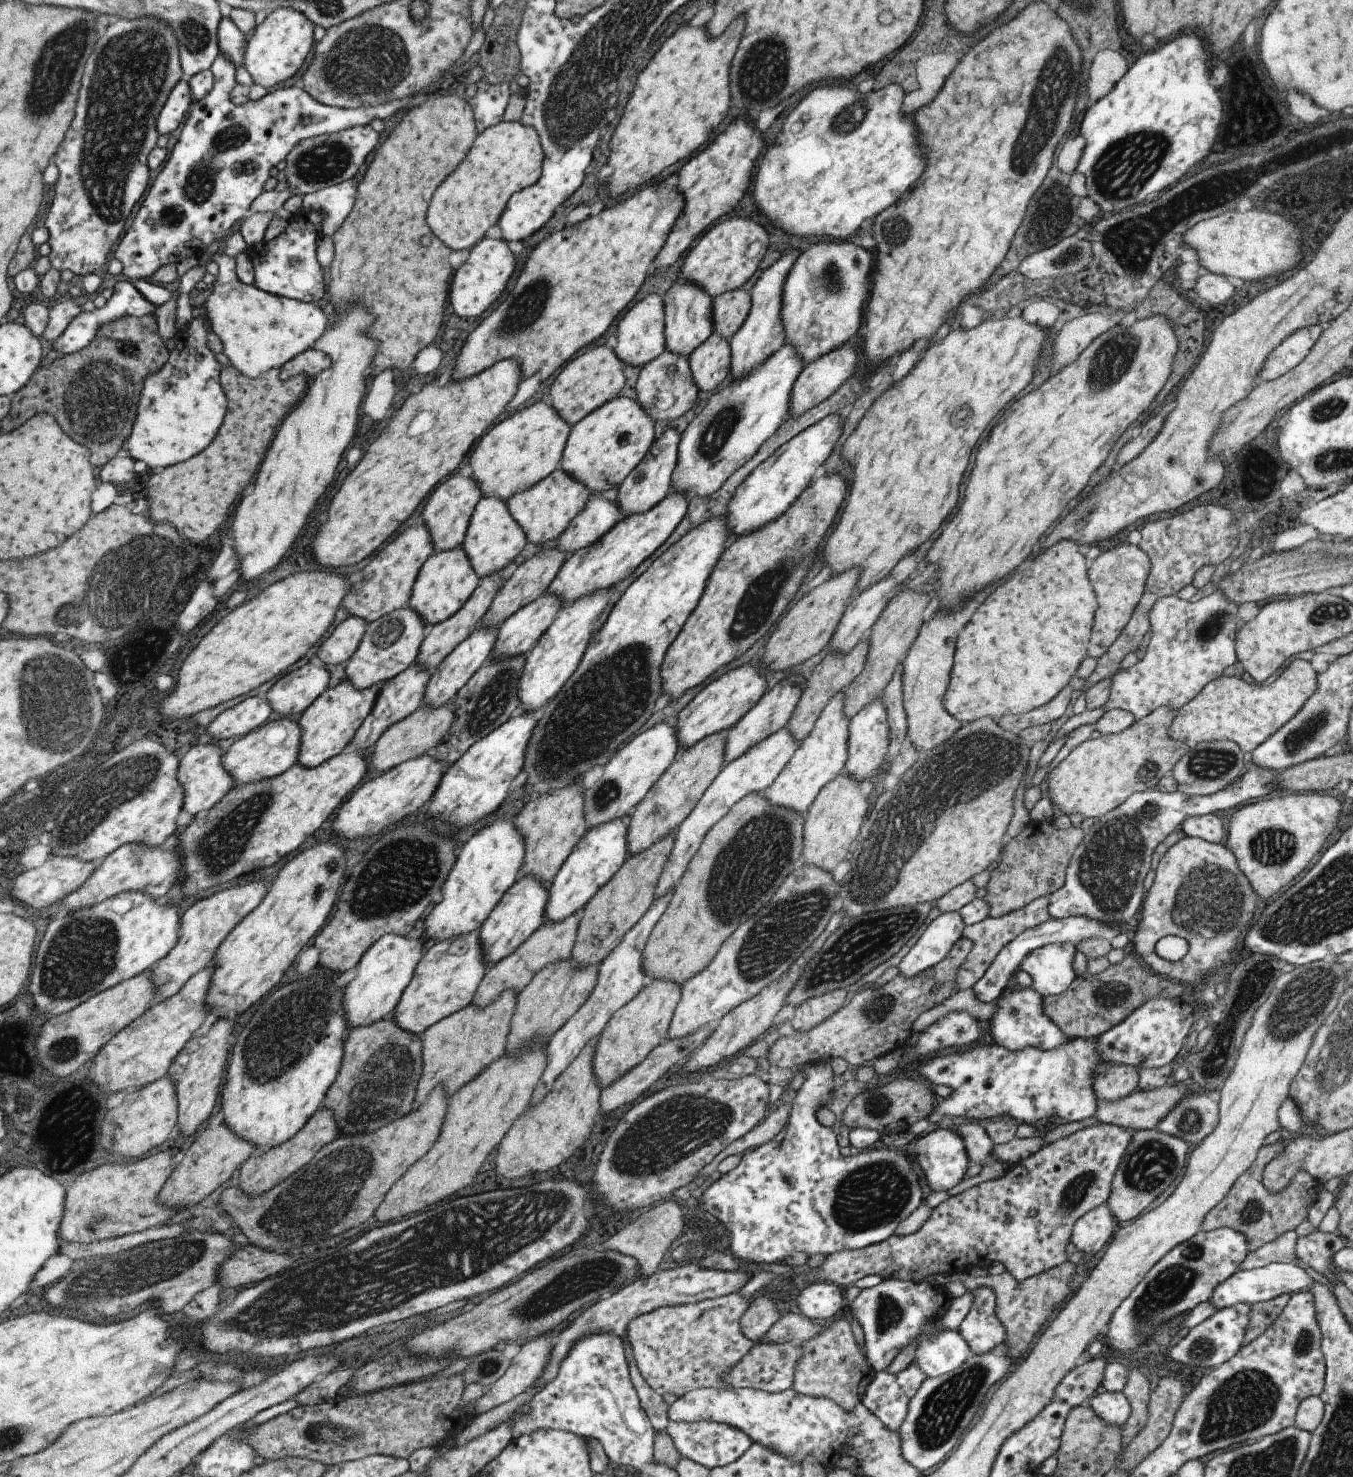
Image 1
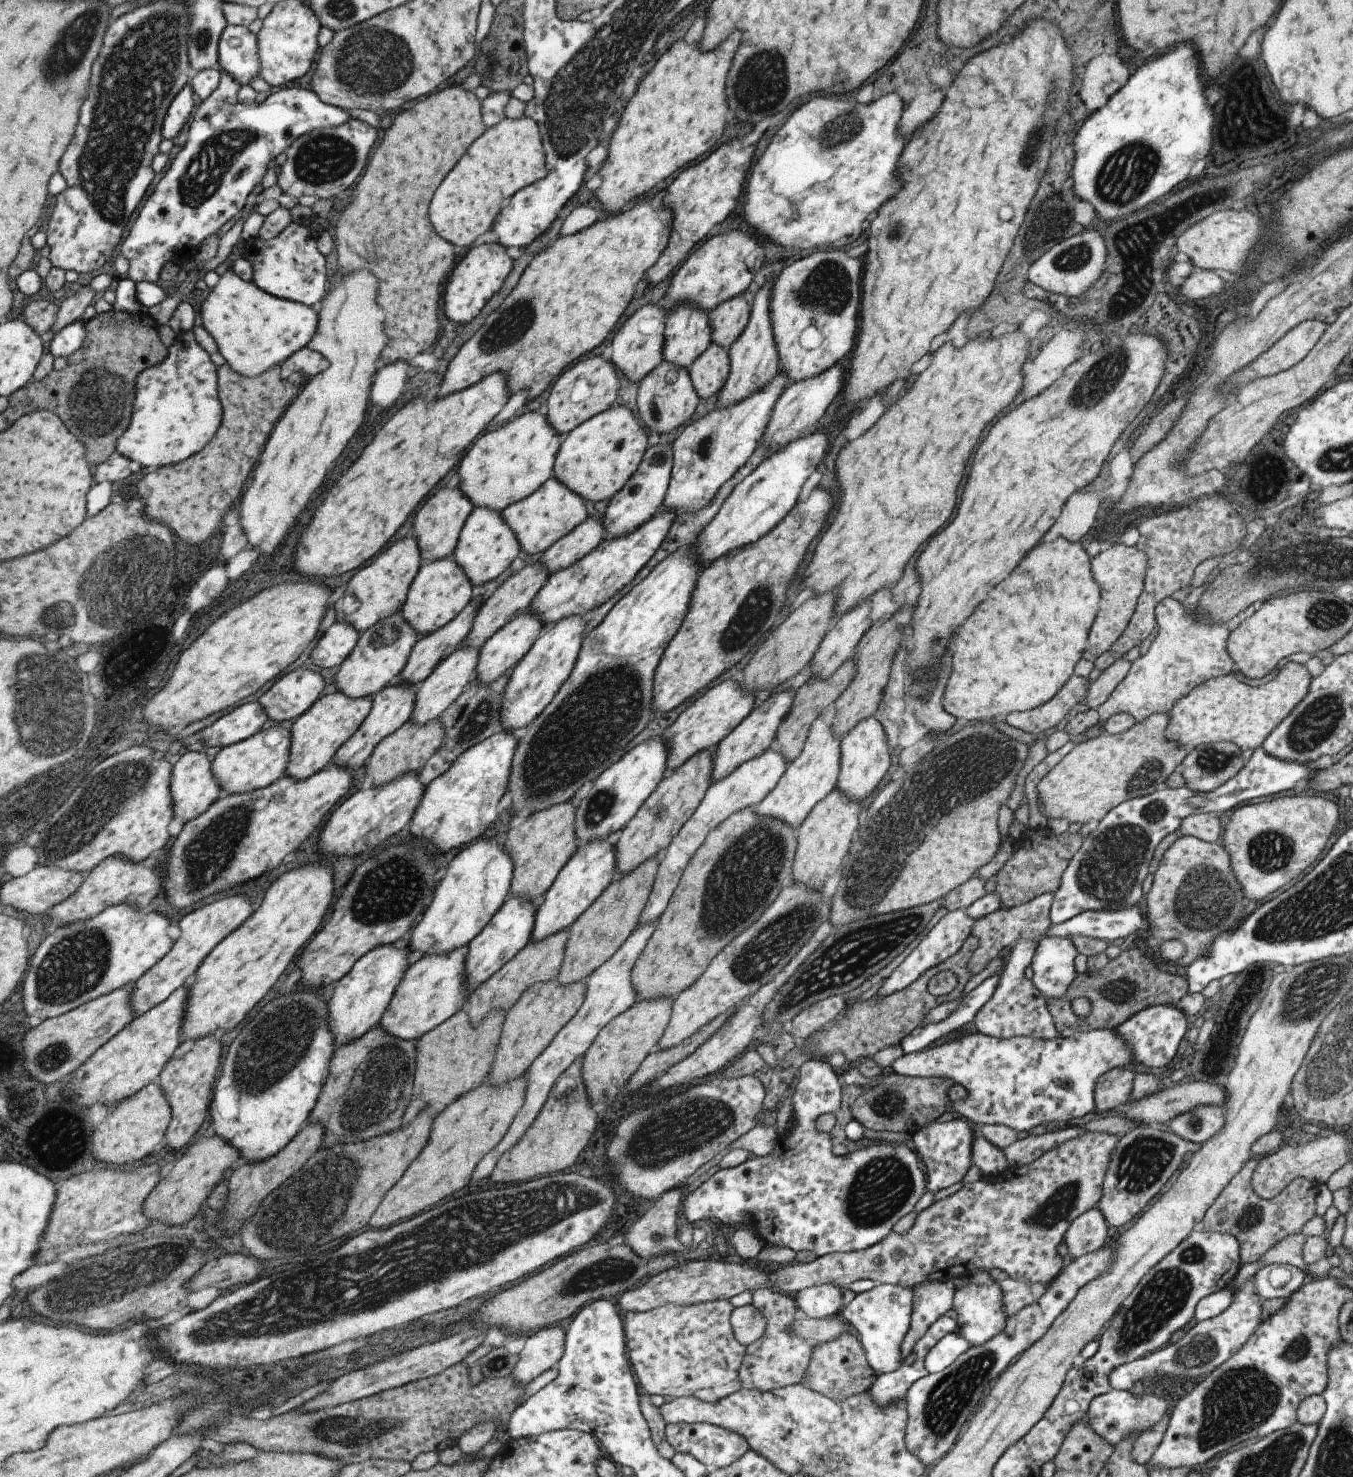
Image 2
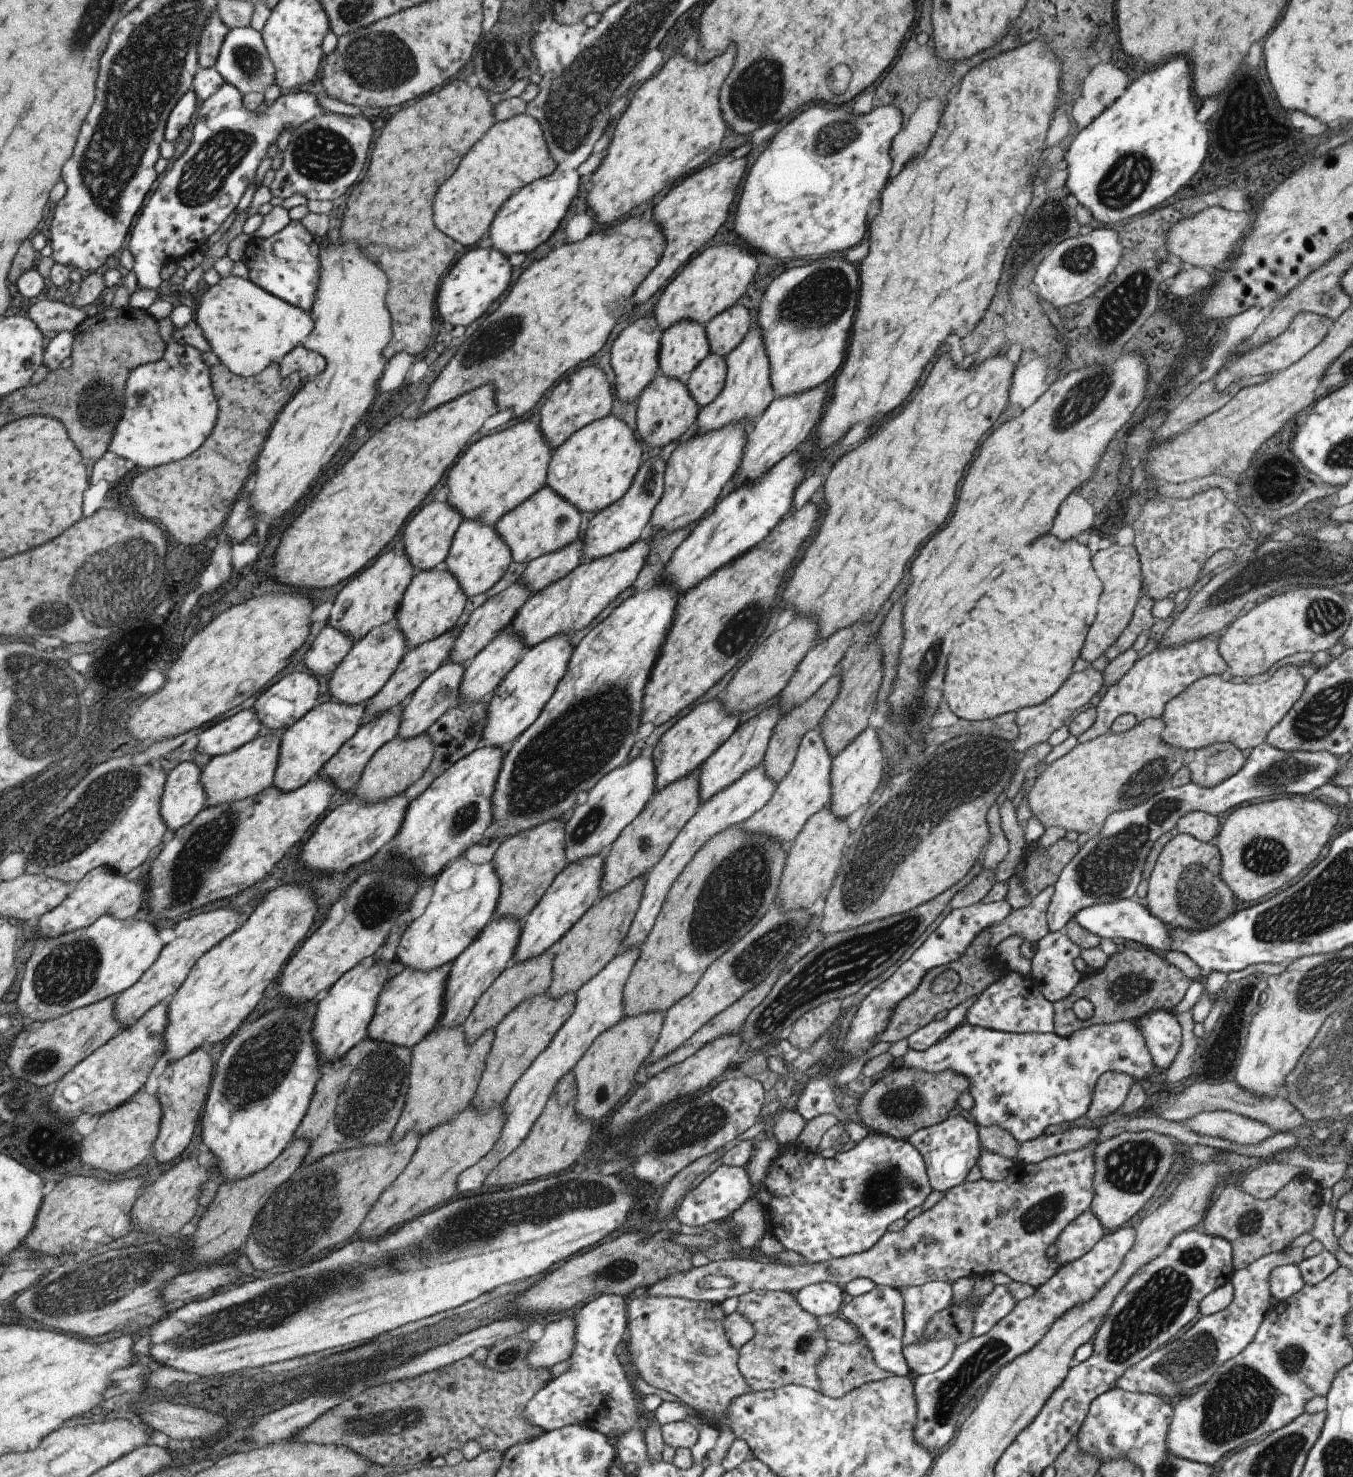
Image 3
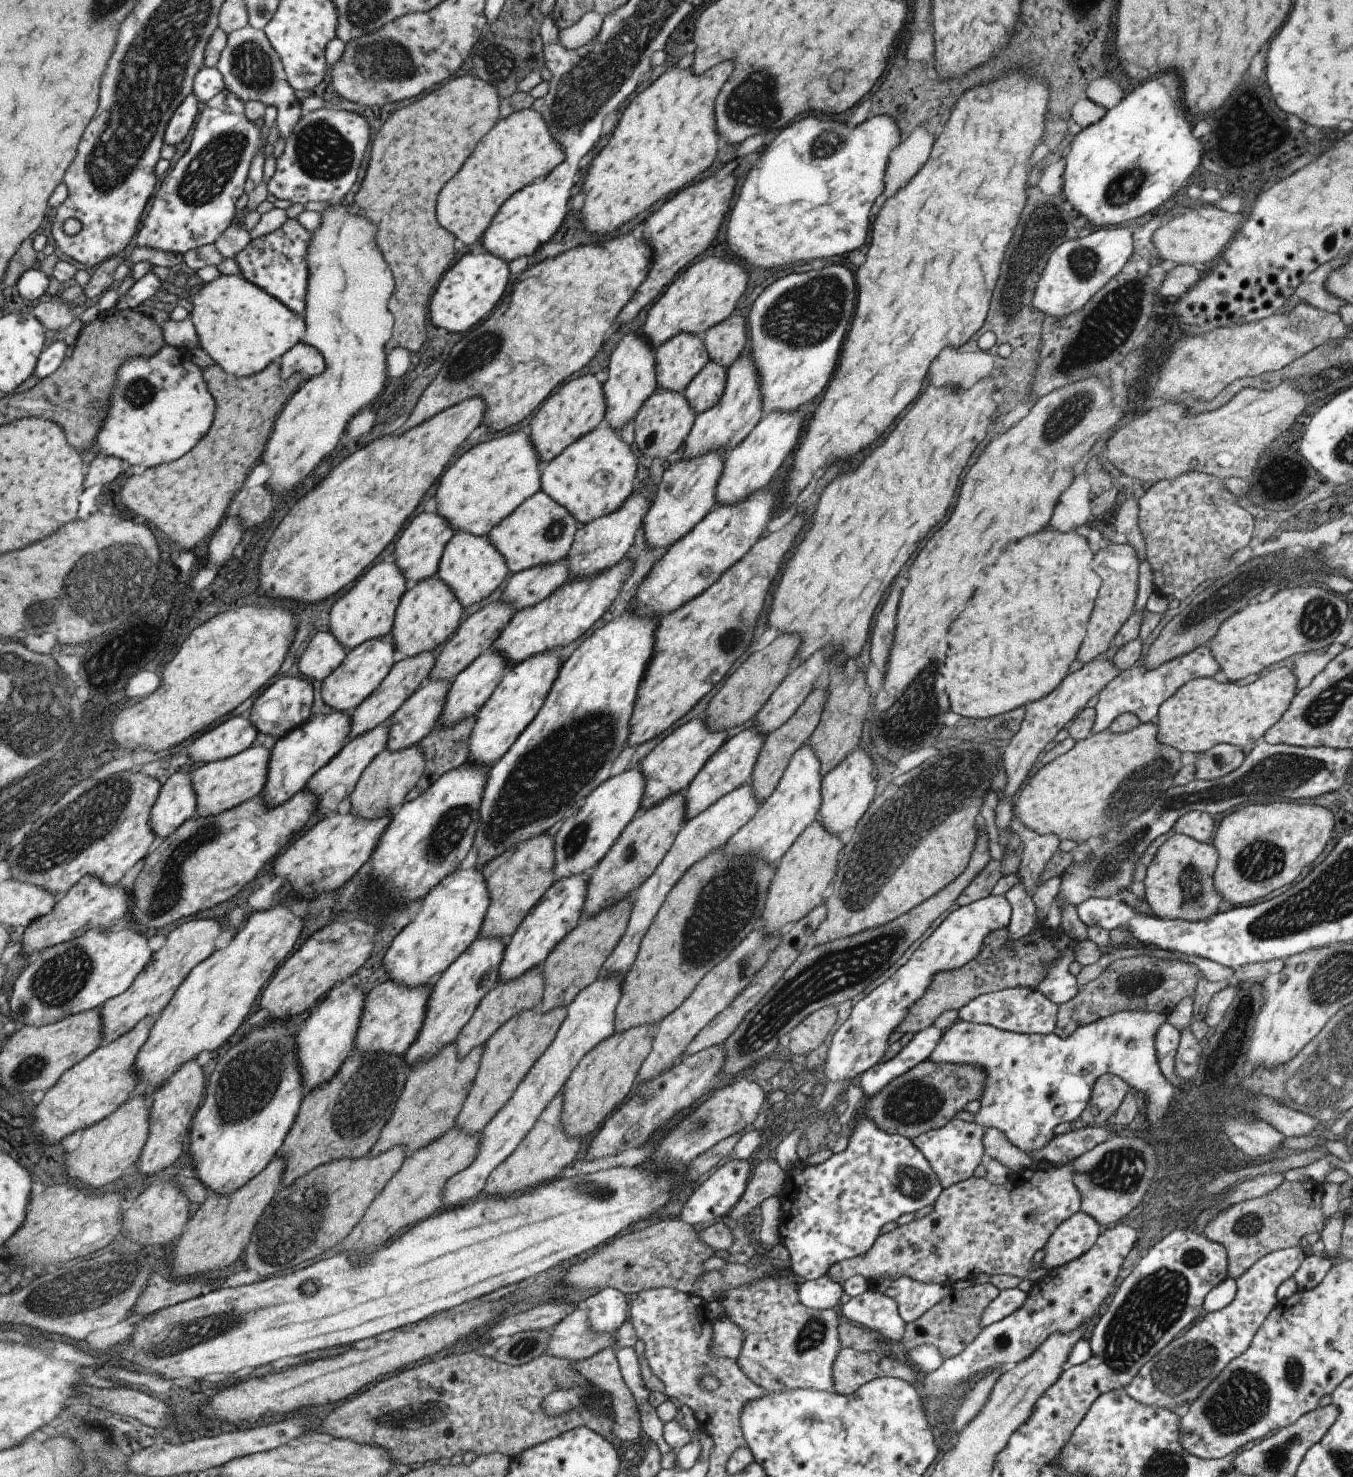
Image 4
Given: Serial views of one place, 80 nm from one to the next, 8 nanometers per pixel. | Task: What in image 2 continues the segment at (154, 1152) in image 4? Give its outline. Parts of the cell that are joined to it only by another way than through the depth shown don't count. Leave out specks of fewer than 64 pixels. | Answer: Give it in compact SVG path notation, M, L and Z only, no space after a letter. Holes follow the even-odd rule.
M212 1035L199 1039L192 1046L191 1050L180 1058L172 1058L166 1065L165 1070L160 1074L158 1082L172 1106L172 1121L168 1126L166 1134L166 1148L172 1155L172 1150L181 1150L189 1146L189 1142L195 1138L199 1128L203 1127L207 1114L210 1114L210 1106L214 1090L216 1088L217 1074L221 1063L221 1044L215 1042L218 1036Z

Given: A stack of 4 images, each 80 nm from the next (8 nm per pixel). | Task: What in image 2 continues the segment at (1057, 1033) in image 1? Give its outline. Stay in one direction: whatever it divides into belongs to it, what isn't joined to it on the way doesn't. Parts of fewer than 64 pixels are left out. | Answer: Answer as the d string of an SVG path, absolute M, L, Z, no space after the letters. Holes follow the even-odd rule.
M1019 941L1011 947L994 991L973 1017L972 1023L977 1031L984 1035L1004 1039L1027 1035L1042 1039L1058 1036L1052 1016L1046 1006L1046 999L1033 986L1030 979L1026 979L1023 974L1025 968L1030 966L1030 960L1036 946L1037 944L1031 941Z

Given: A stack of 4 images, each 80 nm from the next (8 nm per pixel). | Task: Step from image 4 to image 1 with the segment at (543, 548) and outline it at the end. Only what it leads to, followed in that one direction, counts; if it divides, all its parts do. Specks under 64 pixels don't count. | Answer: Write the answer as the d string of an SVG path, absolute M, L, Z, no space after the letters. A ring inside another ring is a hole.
M557 468L530 489L516 492L504 503L509 514L522 528L526 542L543 544L547 540L557 538L565 530L572 518L575 518L577 513L584 509L589 496L591 496L591 492L581 483L576 483L570 478L570 475Z

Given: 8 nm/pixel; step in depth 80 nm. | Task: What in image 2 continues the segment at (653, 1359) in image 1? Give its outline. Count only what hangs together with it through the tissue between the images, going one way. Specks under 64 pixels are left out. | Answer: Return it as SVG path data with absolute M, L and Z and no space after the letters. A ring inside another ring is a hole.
M711 1301L696 1304L676 1305L672 1302L643 1312L628 1310L622 1314L622 1329L626 1357L635 1382L648 1395L693 1397L701 1402L716 1403L724 1396L742 1388L738 1370L745 1346L733 1336L729 1317L734 1308L728 1301Z

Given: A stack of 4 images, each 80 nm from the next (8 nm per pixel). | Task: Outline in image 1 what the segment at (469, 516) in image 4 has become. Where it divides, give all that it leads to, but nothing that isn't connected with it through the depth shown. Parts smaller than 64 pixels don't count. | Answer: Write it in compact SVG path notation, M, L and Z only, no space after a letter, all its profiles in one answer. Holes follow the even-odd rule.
M533 404L491 426L471 450L470 478L481 497L506 501L516 492L530 489L558 468L559 459L571 427L545 404Z

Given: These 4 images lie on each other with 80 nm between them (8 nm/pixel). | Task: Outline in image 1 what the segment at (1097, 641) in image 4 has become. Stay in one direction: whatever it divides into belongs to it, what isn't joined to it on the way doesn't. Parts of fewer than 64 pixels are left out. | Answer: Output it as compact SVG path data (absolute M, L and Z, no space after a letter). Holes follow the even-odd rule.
M1123 541L1089 561L1087 578L1097 598L1093 628L1090 630L1088 640L1087 657L1099 658L1119 636L1141 598L1149 569L1150 562L1147 555L1137 545L1130 545Z

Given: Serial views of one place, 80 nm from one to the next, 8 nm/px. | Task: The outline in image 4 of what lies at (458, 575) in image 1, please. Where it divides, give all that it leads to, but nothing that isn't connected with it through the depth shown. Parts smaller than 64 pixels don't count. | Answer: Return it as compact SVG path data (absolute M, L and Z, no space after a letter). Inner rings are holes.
M436 572L429 578L409 584L395 607L389 634L397 659L405 660L419 653L437 651L461 624L462 608L449 587L438 579Z

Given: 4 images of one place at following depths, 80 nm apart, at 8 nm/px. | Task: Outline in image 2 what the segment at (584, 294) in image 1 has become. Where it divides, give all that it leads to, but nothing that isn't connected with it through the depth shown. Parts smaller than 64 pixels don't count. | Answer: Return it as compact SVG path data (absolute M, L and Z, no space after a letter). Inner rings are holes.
M639 202L631 210L615 218L597 222L581 234L559 238L549 248L539 252L524 268L506 298L449 361L445 373L438 377L437 398L474 385L491 373L504 375L511 395L525 390L527 401L539 396L555 376L577 358L591 352L615 328L619 316L625 310L625 304L629 304L629 300L633 298L635 284L663 252L670 235L671 221L672 213L666 207L653 208L651 202Z

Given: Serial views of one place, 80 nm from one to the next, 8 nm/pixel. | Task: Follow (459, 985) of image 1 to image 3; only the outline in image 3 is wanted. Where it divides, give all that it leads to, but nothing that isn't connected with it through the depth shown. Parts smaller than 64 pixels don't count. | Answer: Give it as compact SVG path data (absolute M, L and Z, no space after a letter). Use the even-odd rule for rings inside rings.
M450 964L421 972L403 969L388 981L377 995L374 1014L365 1038L410 1049L432 1031L444 1009L444 984Z

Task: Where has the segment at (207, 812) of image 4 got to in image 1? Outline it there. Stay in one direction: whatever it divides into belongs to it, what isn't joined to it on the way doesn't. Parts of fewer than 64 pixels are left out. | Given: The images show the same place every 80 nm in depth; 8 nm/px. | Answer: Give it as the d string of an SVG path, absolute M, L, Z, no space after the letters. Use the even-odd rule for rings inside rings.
M289 718L269 721L263 727L235 741L224 753L224 766L236 779L237 785L250 785L270 779L295 766L300 757L303 727Z

